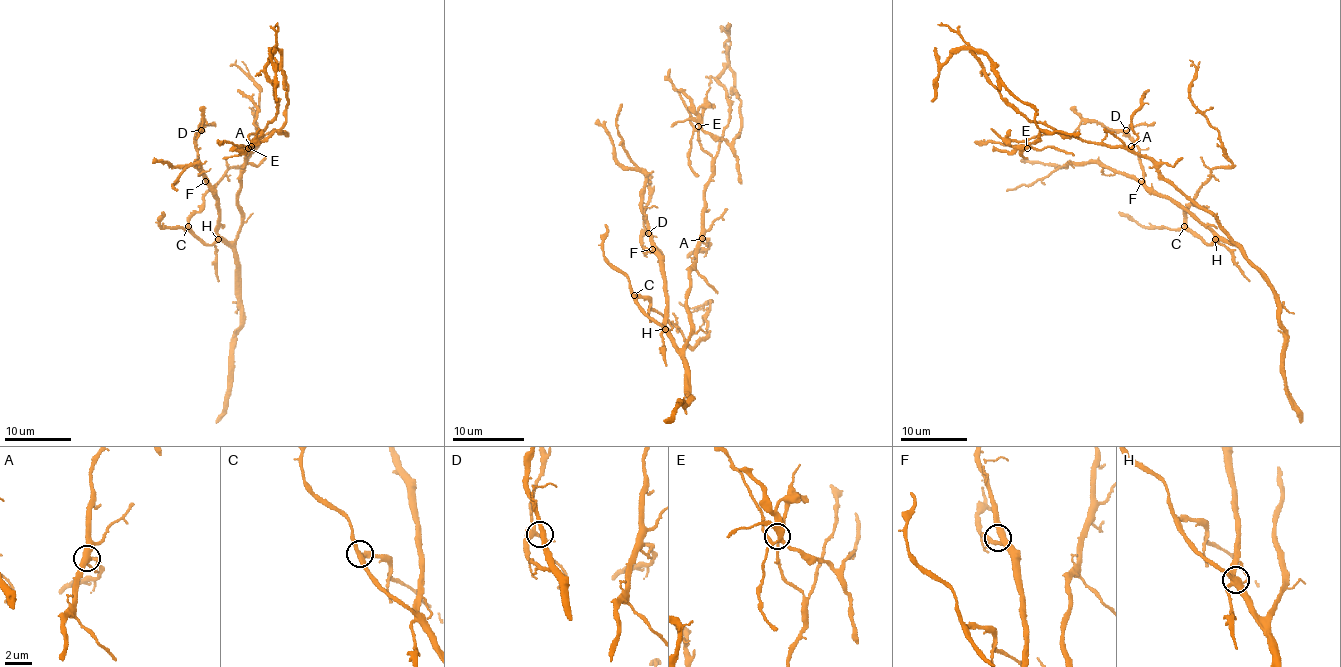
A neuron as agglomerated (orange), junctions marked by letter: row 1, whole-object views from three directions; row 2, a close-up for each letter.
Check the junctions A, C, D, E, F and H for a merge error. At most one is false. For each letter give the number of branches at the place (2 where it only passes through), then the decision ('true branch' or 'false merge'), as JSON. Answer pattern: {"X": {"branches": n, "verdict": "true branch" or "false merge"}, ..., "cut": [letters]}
{"A": {"branches": 3, "verdict": "true branch"}, "C": {"branches": 3, "verdict": "true branch"}, "D": {"branches": 4, "verdict": "true branch"}, "E": {"branches": 6, "verdict": "true branch"}, "F": {"branches": 3, "verdict": "true branch"}, "H": {"branches": 4, "verdict": "true branch"}, "cut": []}

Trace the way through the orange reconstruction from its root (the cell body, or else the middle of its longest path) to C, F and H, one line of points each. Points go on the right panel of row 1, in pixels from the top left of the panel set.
C: (1194, 204), (1206, 208), (1215, 218), (1220, 229), (1234, 241), (1206, 244), (1184, 226)
F: (1194, 204), (1206, 208), (1215, 218), (1220, 229), (1234, 241), (1222, 239), (1187, 211), (1154, 194), (1141, 181)
H: (1194, 204), (1206, 208), (1215, 218), (1220, 229), (1234, 241), (1215, 239)

